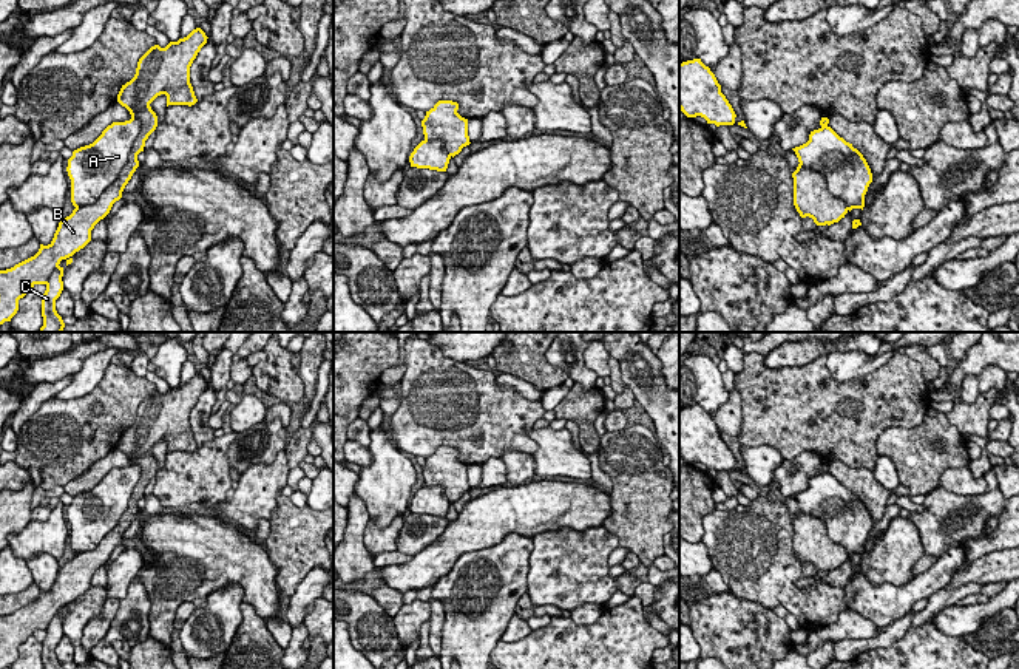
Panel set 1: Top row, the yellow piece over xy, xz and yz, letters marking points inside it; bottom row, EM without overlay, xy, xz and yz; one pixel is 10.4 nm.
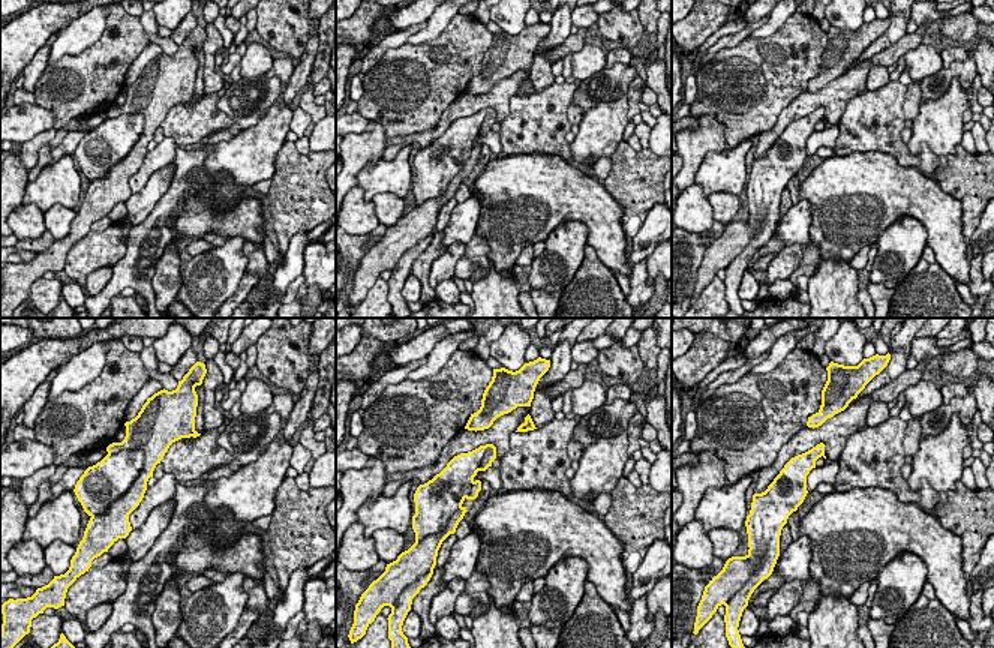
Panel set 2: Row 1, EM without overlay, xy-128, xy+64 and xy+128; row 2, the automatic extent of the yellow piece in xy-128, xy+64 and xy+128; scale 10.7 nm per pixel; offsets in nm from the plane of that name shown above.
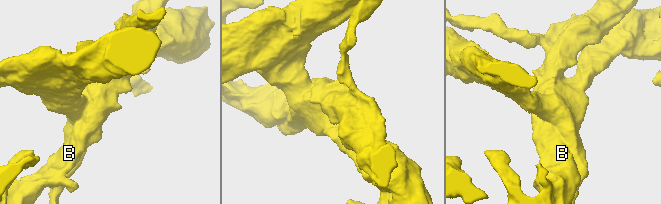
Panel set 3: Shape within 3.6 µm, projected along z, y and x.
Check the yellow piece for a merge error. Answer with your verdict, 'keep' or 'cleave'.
keep

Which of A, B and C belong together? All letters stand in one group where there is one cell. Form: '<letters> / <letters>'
A B C

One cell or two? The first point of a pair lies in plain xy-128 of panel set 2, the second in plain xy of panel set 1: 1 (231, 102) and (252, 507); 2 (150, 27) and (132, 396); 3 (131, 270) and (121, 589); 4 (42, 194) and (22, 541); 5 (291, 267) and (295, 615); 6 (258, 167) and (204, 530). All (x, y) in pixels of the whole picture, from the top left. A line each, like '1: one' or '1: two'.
1: two
2: two
3: two
4: one
5: one
6: two

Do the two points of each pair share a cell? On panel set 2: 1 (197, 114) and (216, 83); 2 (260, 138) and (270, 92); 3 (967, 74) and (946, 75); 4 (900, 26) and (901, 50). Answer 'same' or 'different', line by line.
1: different
2: different
3: same
4: different

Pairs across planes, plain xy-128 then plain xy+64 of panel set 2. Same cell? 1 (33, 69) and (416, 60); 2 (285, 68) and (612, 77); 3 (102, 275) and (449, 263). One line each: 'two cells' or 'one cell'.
1: two cells
2: two cells
3: one cell

